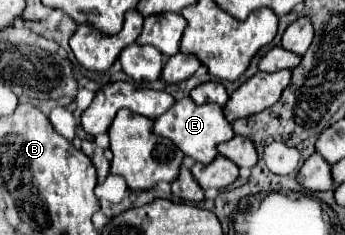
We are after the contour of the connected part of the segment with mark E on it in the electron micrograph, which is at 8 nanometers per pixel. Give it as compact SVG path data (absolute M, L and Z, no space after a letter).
M190 97L176 101L176 105L172 109L168 109L164 115L160 115L154 121L152 129L156 135L172 139L184 151L184 155L192 157L198 163L212 163L214 157L220 155L218 145L224 141L230 141L236 135L232 129L232 123L224 117L222 107L218 107L214 103L196 105Z

